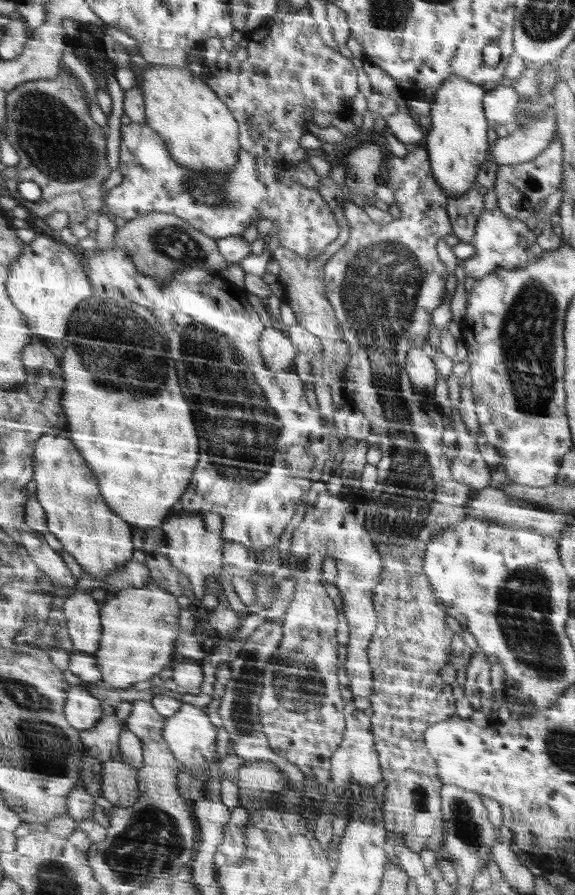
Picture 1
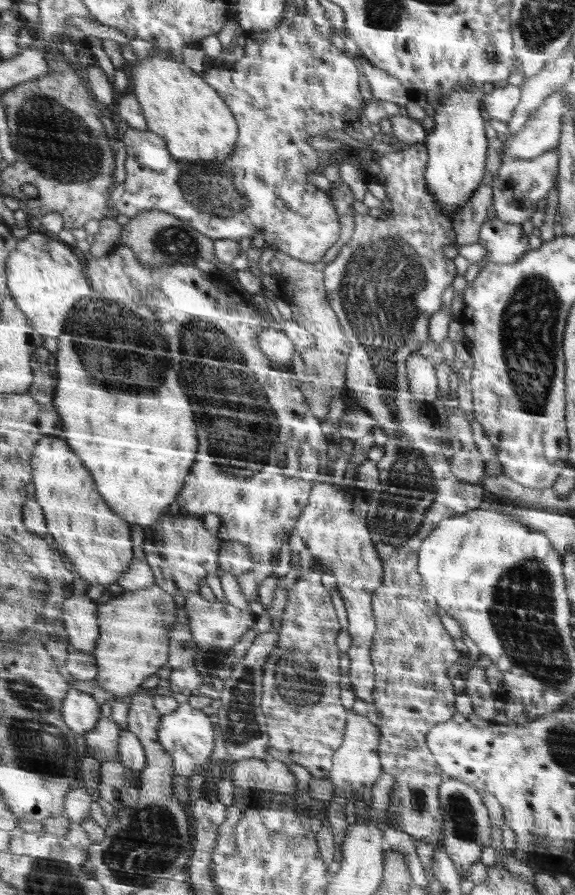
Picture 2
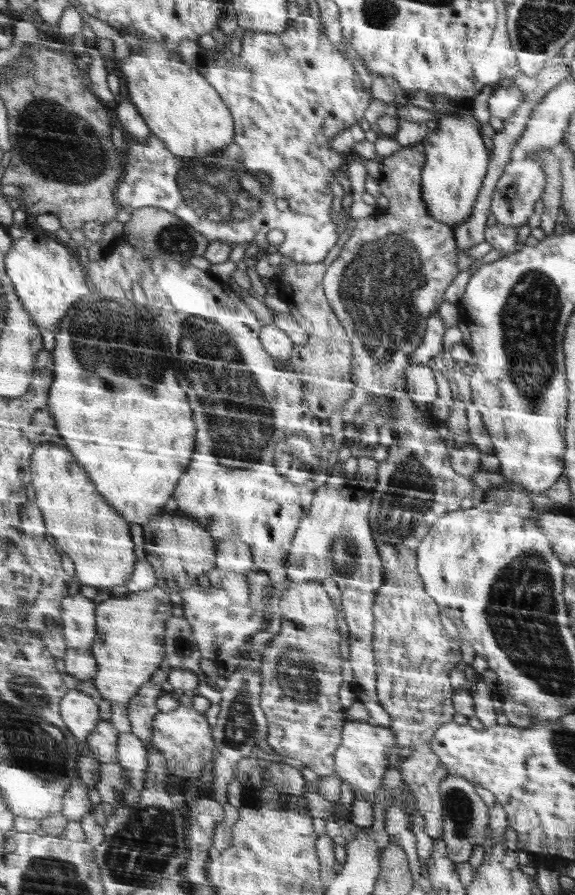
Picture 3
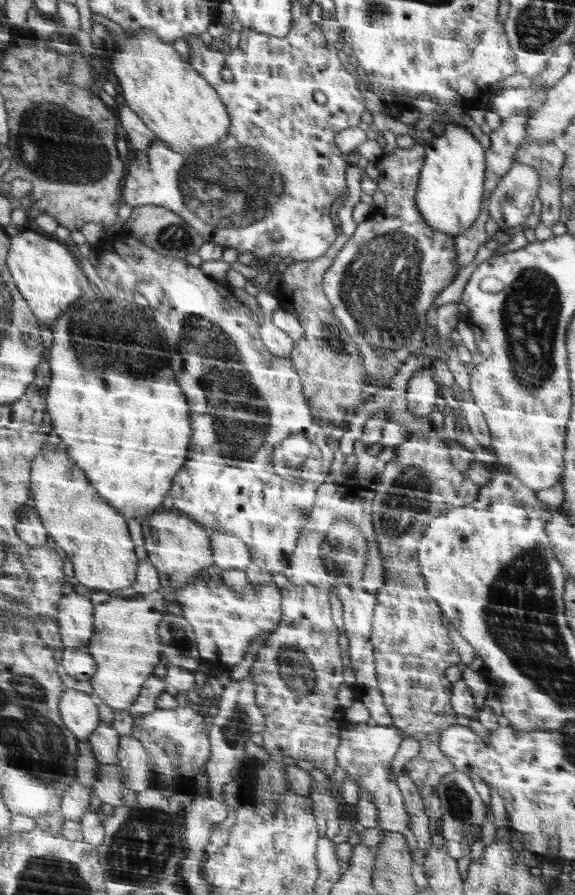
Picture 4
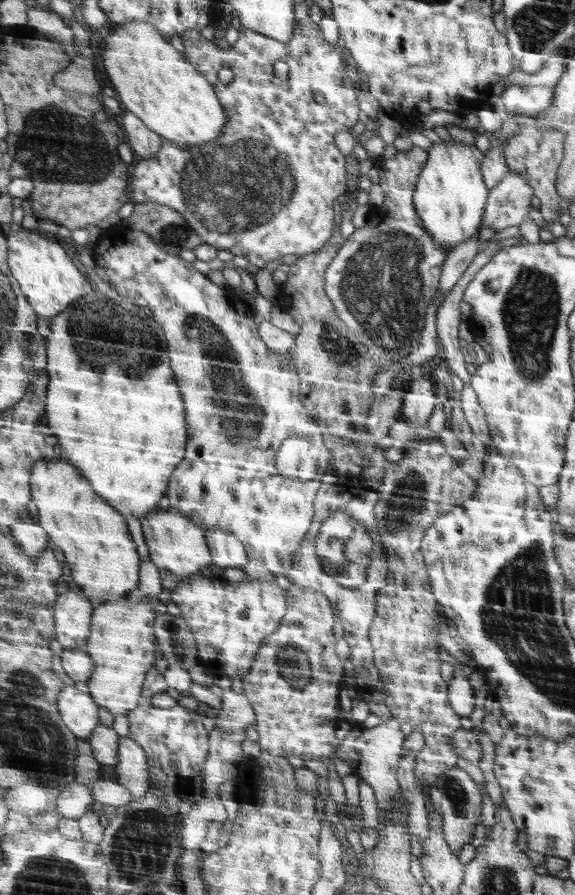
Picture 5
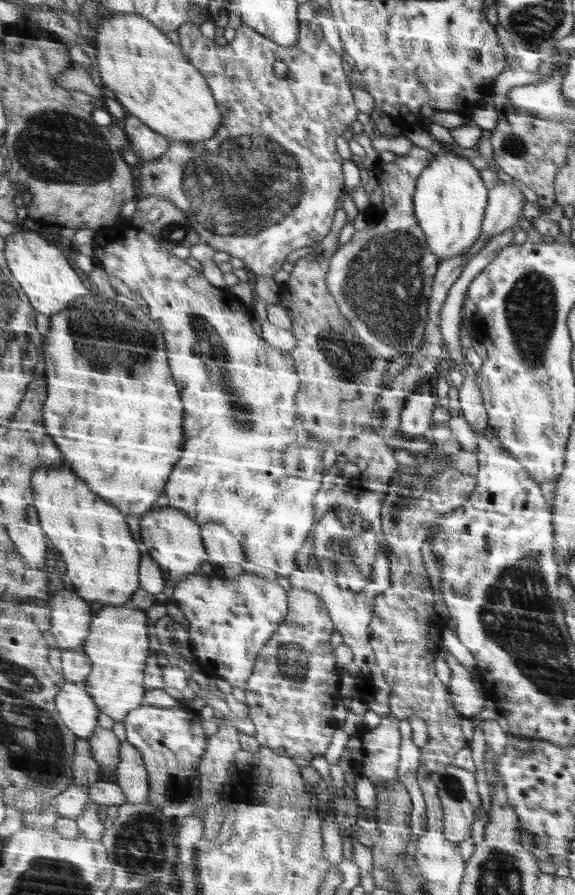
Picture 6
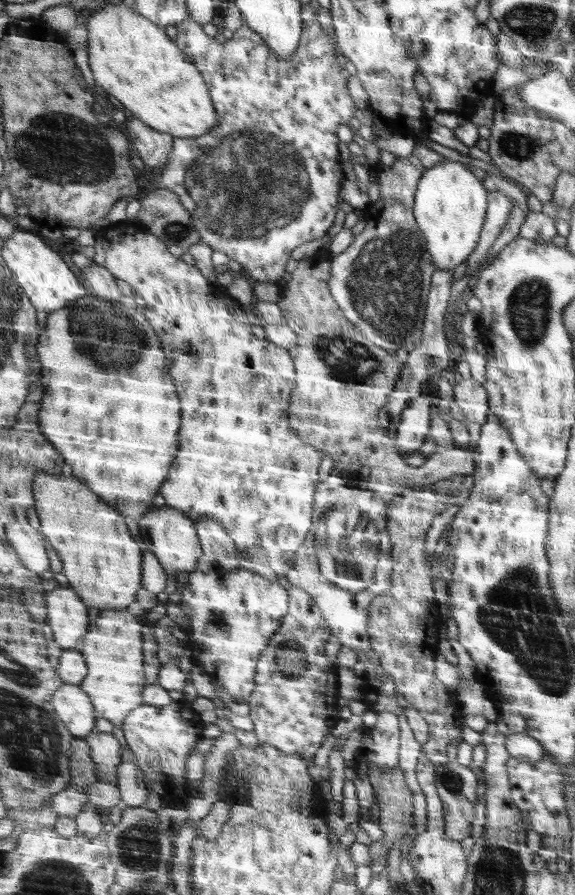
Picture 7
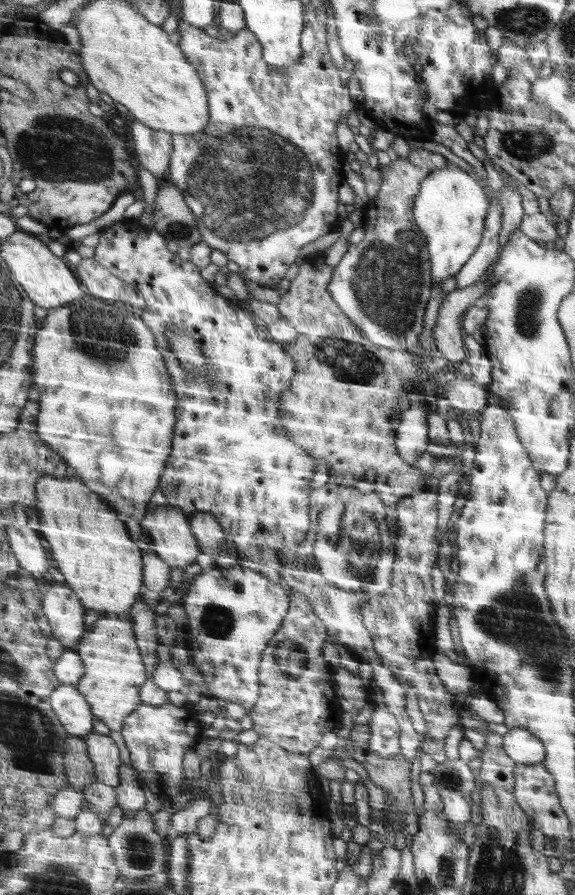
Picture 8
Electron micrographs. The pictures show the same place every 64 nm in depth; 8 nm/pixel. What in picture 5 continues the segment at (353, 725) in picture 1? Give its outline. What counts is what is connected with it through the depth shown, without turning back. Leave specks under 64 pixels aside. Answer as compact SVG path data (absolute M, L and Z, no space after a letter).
M391 720L385 724L379 722L379 726L375 728L365 728L363 724L355 724L345 736L345 740L339 744L339 752L335 754L335 758L347 762L347 766L353 770L351 774L355 774L359 782L367 782L375 790L379 810L381 810L381 826L397 824L395 816L403 812L403 804L401 804L403 788L397 776L403 742L405 742L405 732L401 730L401 722L397 720Z

